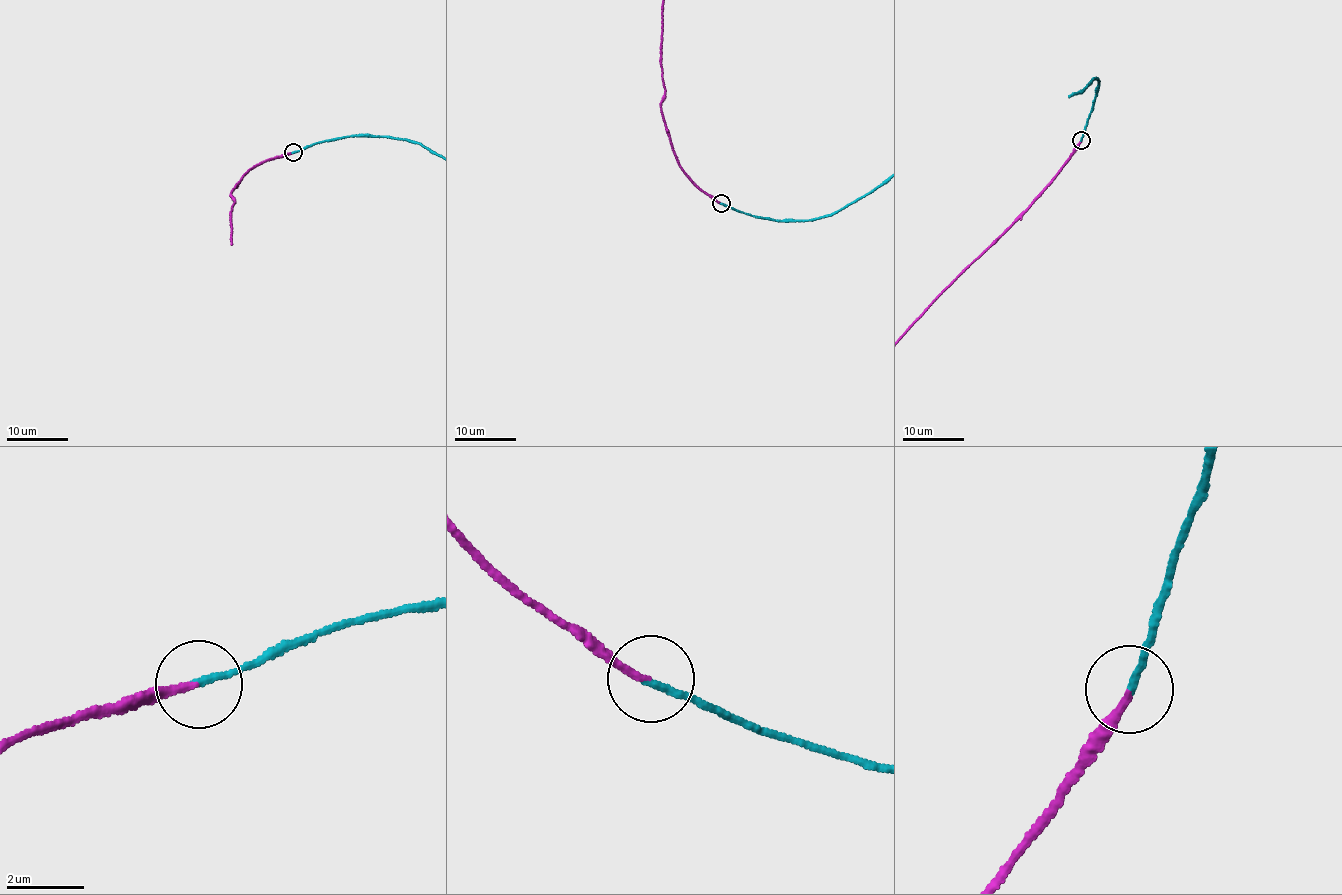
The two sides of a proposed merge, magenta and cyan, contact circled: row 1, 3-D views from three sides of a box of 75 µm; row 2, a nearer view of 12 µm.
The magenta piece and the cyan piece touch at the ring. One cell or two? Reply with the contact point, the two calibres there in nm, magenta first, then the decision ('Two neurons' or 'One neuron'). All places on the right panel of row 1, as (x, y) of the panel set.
Place: (1081, 140). Thickness 160 nm (magenta) against 180 nm. One neuron

